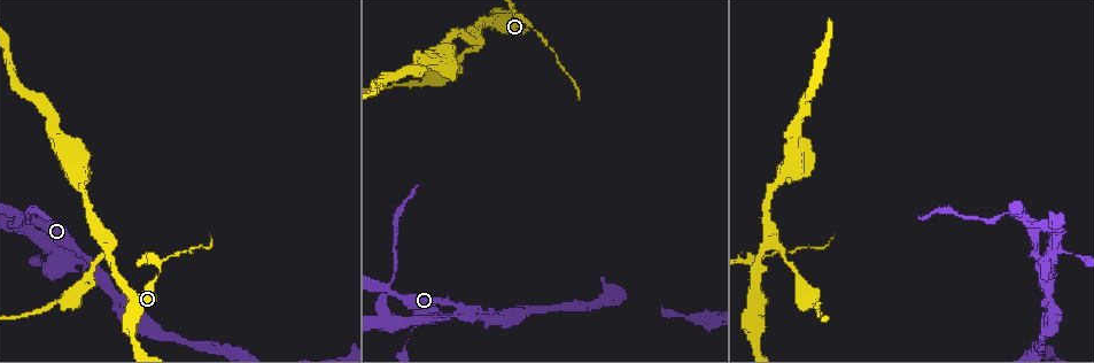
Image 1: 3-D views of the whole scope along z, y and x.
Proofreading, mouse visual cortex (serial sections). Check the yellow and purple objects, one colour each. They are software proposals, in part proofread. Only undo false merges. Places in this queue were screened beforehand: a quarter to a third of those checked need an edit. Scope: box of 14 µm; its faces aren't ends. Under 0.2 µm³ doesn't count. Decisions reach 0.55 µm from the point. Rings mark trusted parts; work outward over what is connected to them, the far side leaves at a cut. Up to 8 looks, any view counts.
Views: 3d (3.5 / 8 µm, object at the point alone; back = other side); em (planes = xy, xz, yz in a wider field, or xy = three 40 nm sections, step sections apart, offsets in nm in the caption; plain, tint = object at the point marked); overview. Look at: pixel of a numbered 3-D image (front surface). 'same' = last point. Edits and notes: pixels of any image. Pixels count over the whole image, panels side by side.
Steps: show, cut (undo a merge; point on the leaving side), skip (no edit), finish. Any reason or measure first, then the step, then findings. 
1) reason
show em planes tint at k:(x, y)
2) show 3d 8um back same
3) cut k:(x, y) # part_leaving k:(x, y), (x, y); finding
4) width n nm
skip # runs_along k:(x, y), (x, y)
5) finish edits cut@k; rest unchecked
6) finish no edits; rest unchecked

two arms in line, one across
show 3d 3.5um at 1:(19, 217)

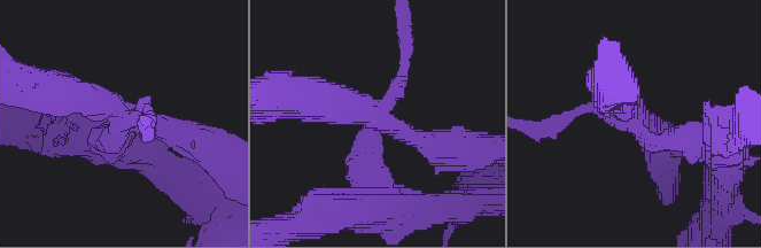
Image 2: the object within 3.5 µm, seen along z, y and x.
show em xy step 3 tint at 2:(127, 117)

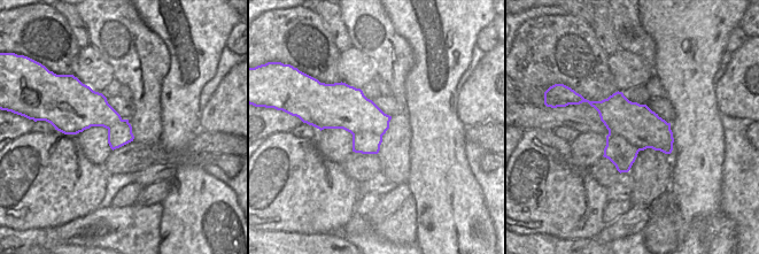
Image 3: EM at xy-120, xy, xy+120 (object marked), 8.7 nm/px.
width 340 nm
cut 2:(93, 129) # border 3:(609, 133), (622, 136), (640, 149); two cells meet here

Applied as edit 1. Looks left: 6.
redraw
show overview

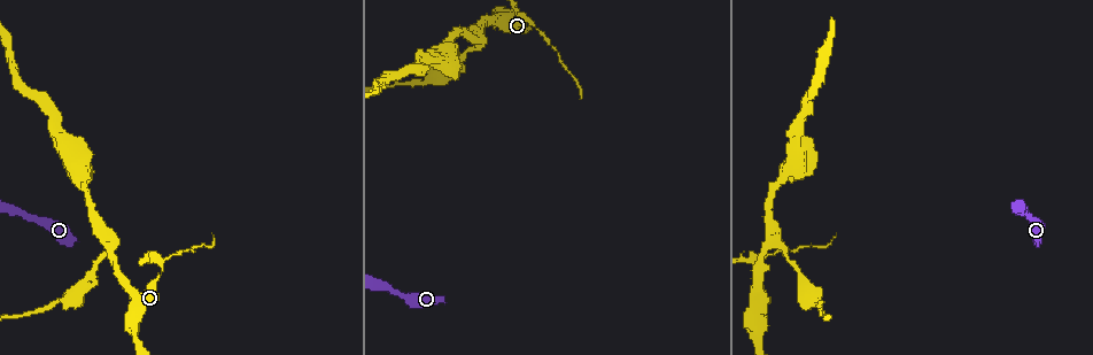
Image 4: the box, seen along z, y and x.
calibre changes
show 3d 3.5um at 4:(163, 270)

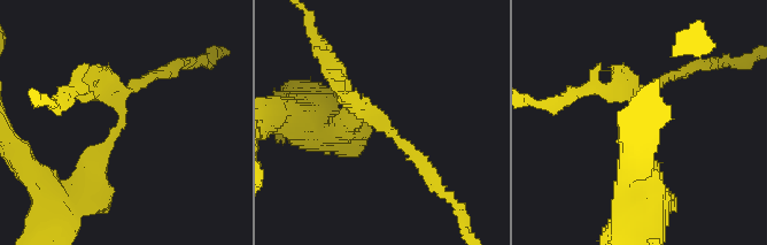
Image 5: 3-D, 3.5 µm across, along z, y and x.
shape alone is not enough
show em xy step 5 tint at 5:(376, 116)

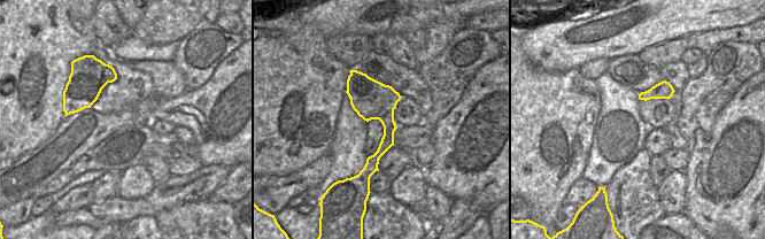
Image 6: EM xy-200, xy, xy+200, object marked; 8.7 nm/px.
skip # one cell here

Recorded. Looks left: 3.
show 3d 8um at 4:(775, 241)

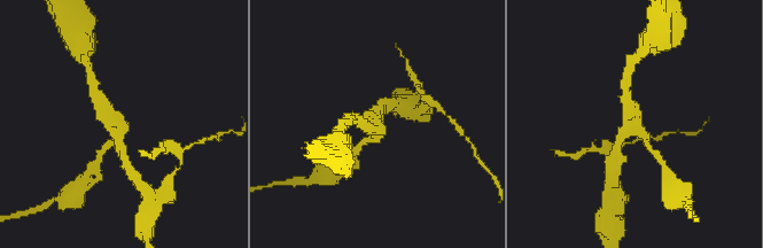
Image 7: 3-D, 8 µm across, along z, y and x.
arms 3; arm_widths 200, 300, 400 nm
show em xy step 3 tint at 7:(634, 124)

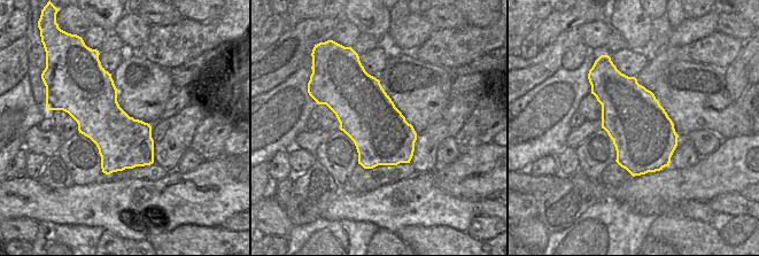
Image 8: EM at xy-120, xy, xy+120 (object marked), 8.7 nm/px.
skip # runs_along 7:(123, 153), (117, 125), (99, 99); continuous, no second cell

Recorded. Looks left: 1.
finish edits cut@2; rest unchecked

